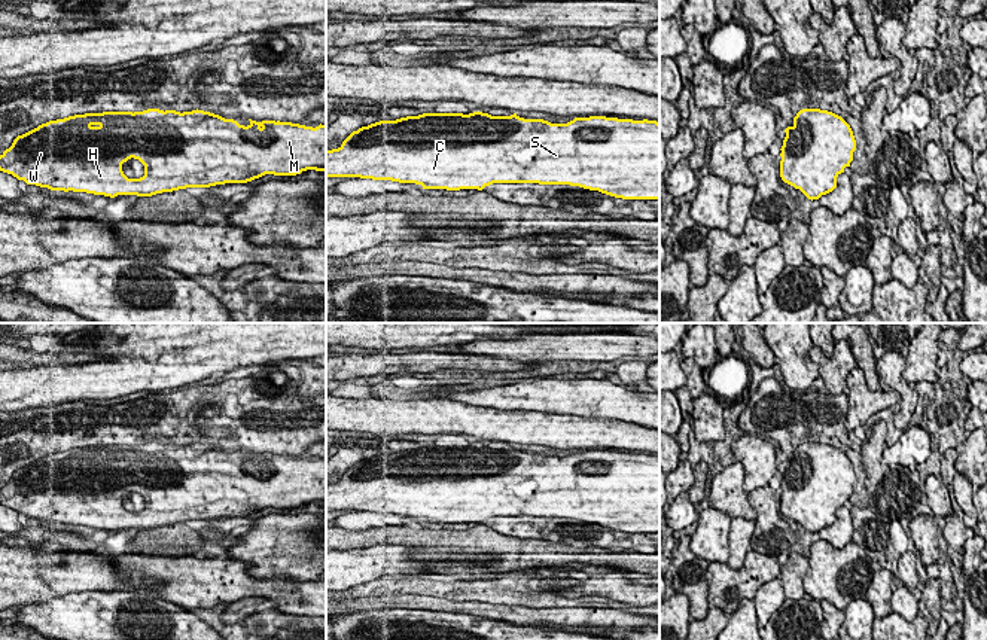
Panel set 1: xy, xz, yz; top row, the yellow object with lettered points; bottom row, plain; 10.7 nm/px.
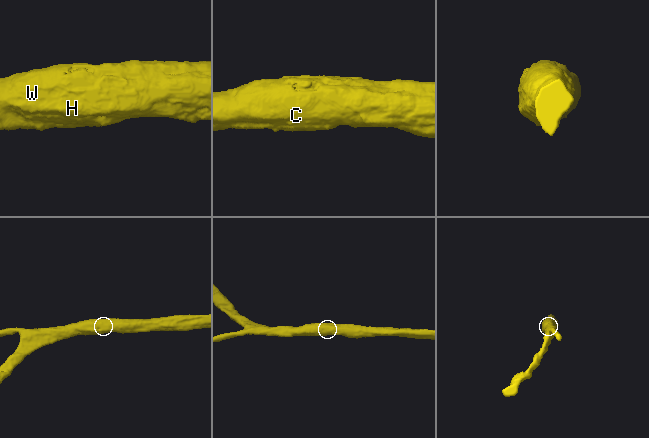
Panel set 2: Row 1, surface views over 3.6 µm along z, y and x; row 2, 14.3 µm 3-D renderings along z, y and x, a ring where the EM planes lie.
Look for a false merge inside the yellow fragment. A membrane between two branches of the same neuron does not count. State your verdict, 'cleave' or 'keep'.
keep

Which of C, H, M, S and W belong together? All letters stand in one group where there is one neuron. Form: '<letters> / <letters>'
C H M S W

